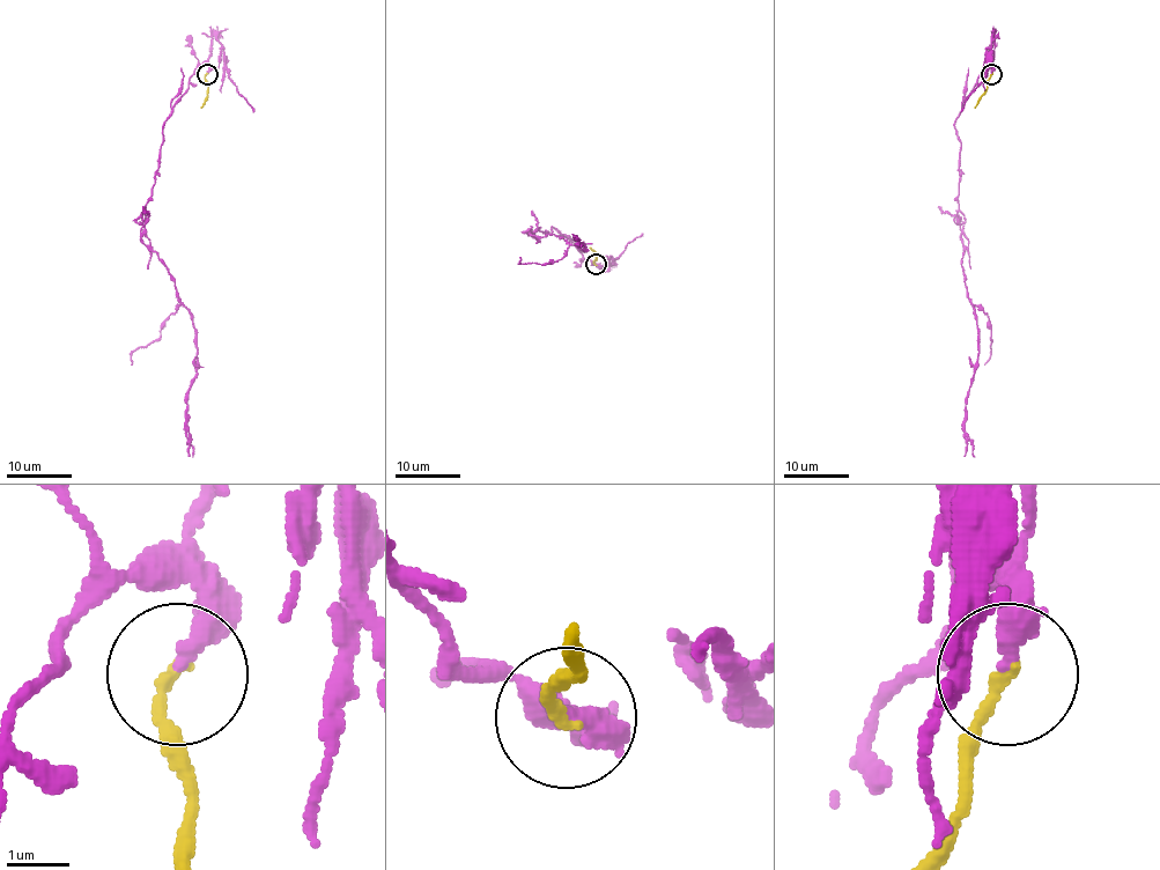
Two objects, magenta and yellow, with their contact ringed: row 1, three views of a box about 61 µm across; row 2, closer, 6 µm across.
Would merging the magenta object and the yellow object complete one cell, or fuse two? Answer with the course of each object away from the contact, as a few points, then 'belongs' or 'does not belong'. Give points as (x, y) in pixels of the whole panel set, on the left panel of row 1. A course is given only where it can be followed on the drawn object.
course magenta (206, 73), (206, 65), (194, 69), (164, 125), (145, 221), (194, 330), (192, 457); course yellow (206, 74), (208, 93), (201, 107); does not belong

